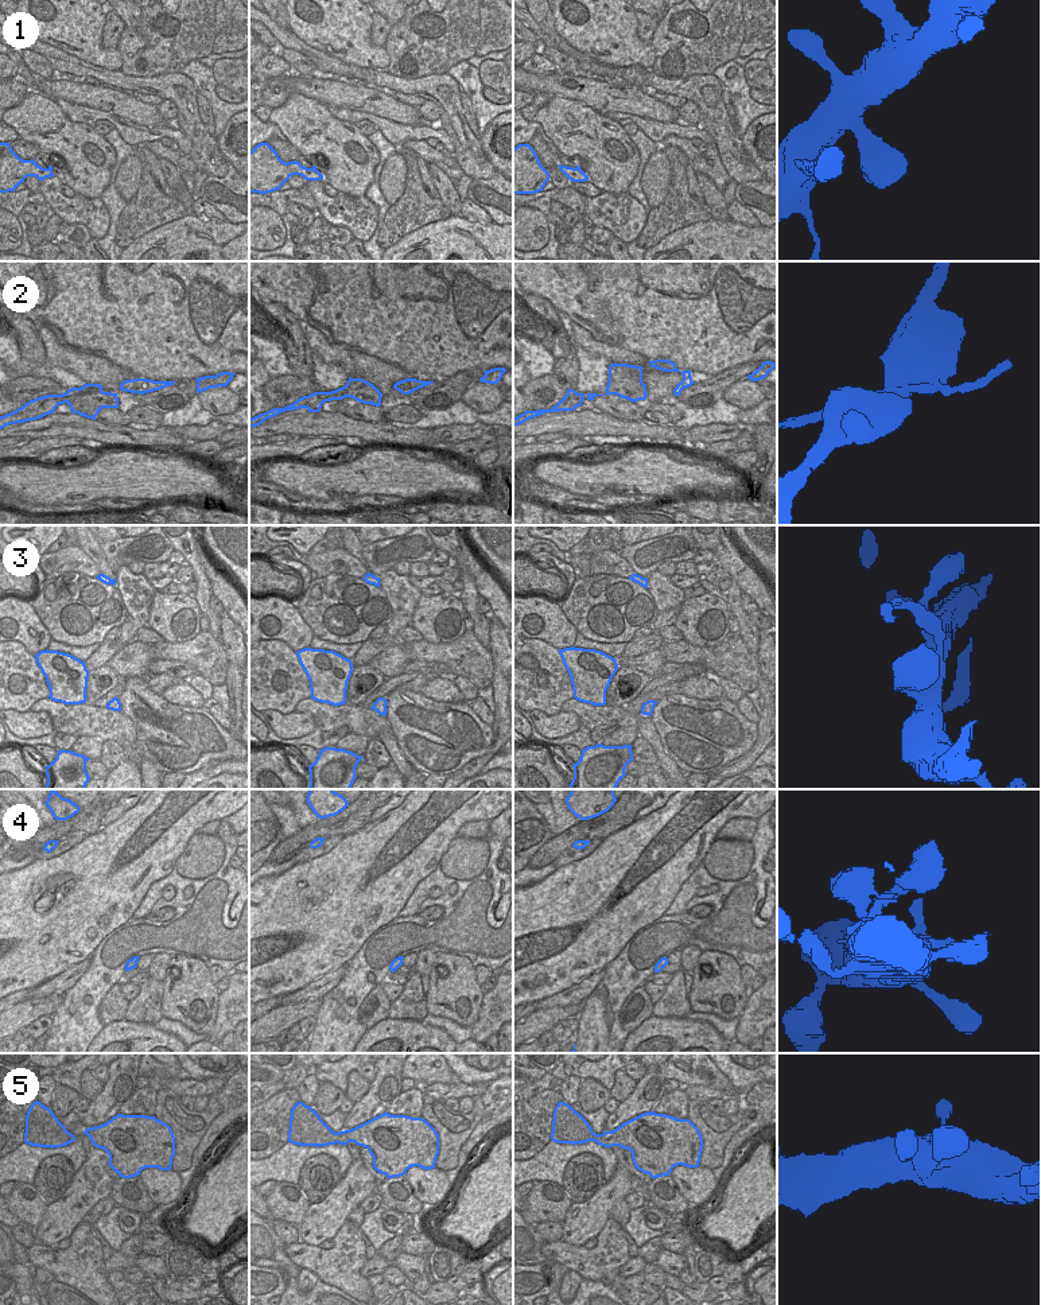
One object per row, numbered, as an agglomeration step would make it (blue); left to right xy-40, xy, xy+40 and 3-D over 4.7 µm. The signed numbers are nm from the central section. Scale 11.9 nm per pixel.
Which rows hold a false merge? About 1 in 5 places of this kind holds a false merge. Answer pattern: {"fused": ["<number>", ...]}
{"fused": ["2"]}

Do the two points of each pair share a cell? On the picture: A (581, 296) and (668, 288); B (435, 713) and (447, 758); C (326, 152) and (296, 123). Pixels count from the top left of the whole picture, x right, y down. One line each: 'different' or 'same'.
A: same
B: same
C: same

